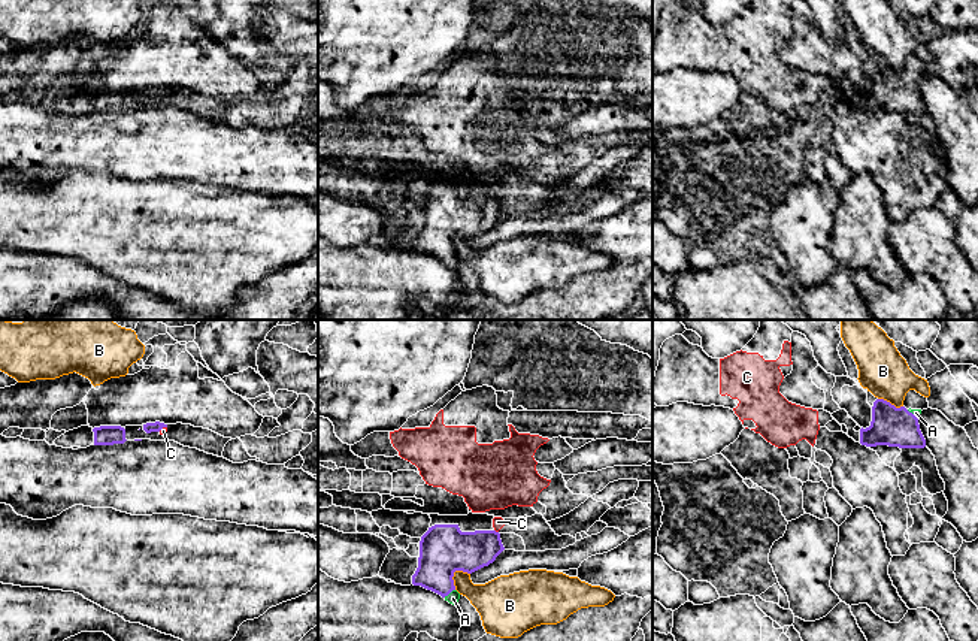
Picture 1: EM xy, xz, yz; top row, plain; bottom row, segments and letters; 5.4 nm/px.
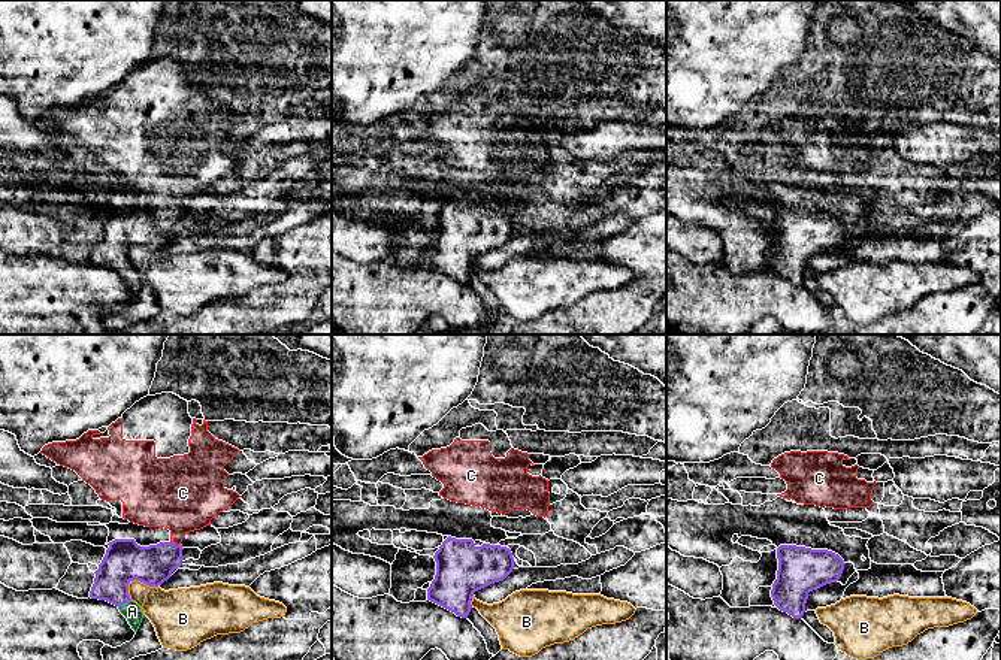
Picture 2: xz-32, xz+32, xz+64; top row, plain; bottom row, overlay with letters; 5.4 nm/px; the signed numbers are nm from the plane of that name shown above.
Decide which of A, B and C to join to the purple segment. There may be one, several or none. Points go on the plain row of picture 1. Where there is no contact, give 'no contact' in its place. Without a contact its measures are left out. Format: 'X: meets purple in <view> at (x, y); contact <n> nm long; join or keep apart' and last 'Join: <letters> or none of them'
A: meets purple in xz at (448, 259); contact 80 nm long; join
B: meets purple in xz at (453, 239); contact 130 nm long; keep apart
C: meets purple in xz at (494, 196); contact 30 nm long; join
Join: A, C

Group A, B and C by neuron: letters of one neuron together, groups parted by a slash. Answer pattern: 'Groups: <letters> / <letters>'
Groups: A C / B

